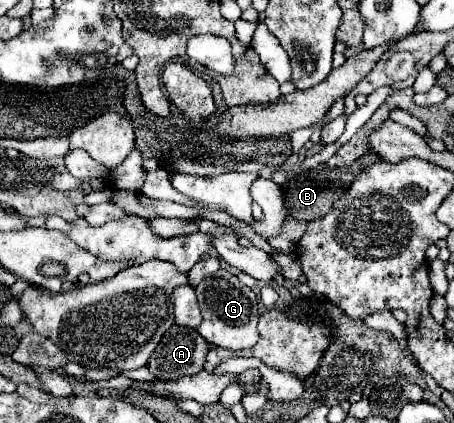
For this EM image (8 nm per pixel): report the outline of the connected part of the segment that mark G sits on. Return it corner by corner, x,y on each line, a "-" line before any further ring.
226,269
216,271
214,275
204,277
204,281
196,287
198,305
202,311
202,323
198,327
198,333
214,347
224,347
232,351
240,351
246,347
252,347
258,341
258,297
256,293
242,285
238,277

